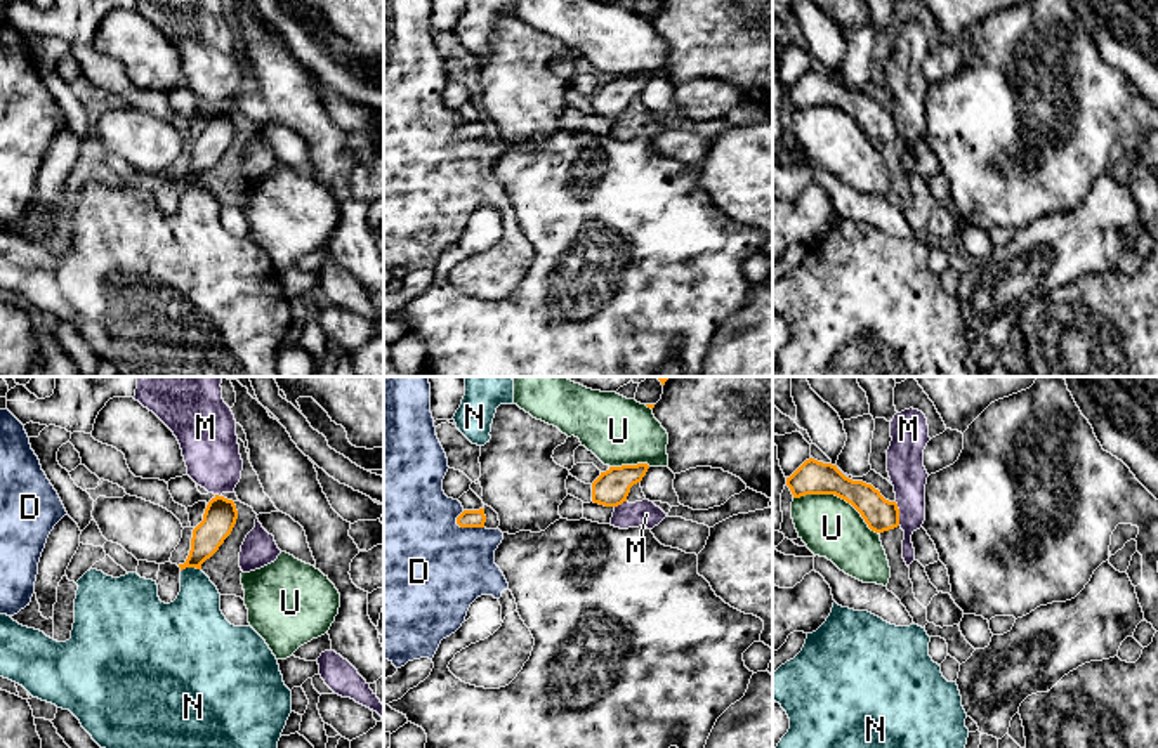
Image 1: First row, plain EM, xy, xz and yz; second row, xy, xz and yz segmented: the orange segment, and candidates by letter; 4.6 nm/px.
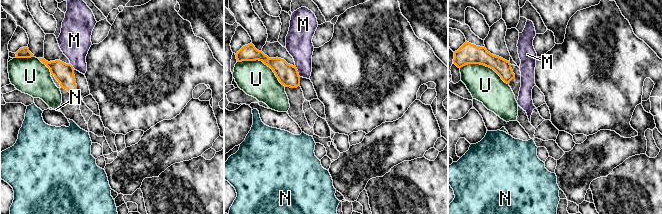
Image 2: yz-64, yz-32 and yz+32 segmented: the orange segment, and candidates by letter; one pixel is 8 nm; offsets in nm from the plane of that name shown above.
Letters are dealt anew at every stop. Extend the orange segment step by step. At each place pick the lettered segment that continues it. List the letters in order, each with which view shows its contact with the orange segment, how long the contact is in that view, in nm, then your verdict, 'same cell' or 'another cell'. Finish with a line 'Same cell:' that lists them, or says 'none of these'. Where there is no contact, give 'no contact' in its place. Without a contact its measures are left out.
D: xz | 140 nm | another cell
M: yz | 110 nm | another cell
N: xy | 100 nm | another cell
U: yz | 420 nm | another cell
Same cell: none of these

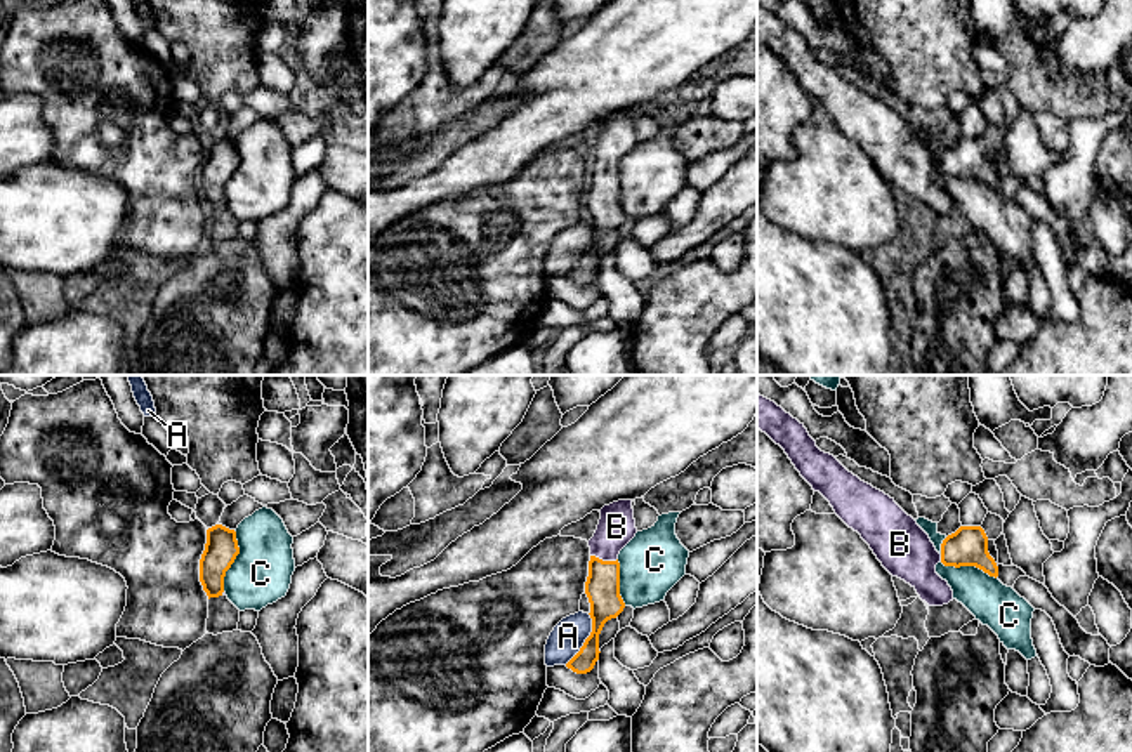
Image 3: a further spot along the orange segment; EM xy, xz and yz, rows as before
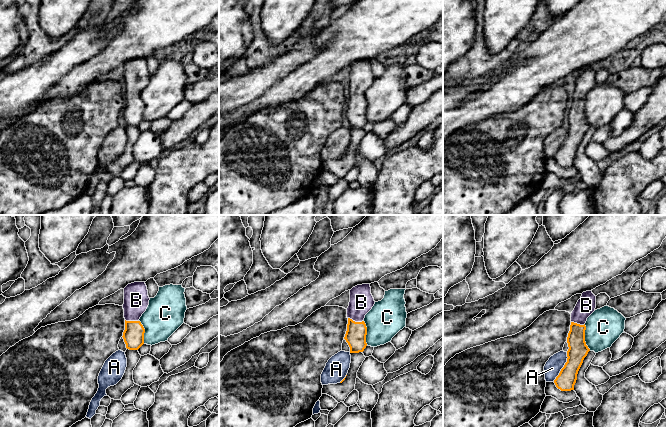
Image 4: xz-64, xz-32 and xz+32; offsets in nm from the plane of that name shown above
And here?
A: xz | 260 nm | another cell
B: xz | 130 nm | same cell
C: xy | 300 nm | another cell
Same cell: B

